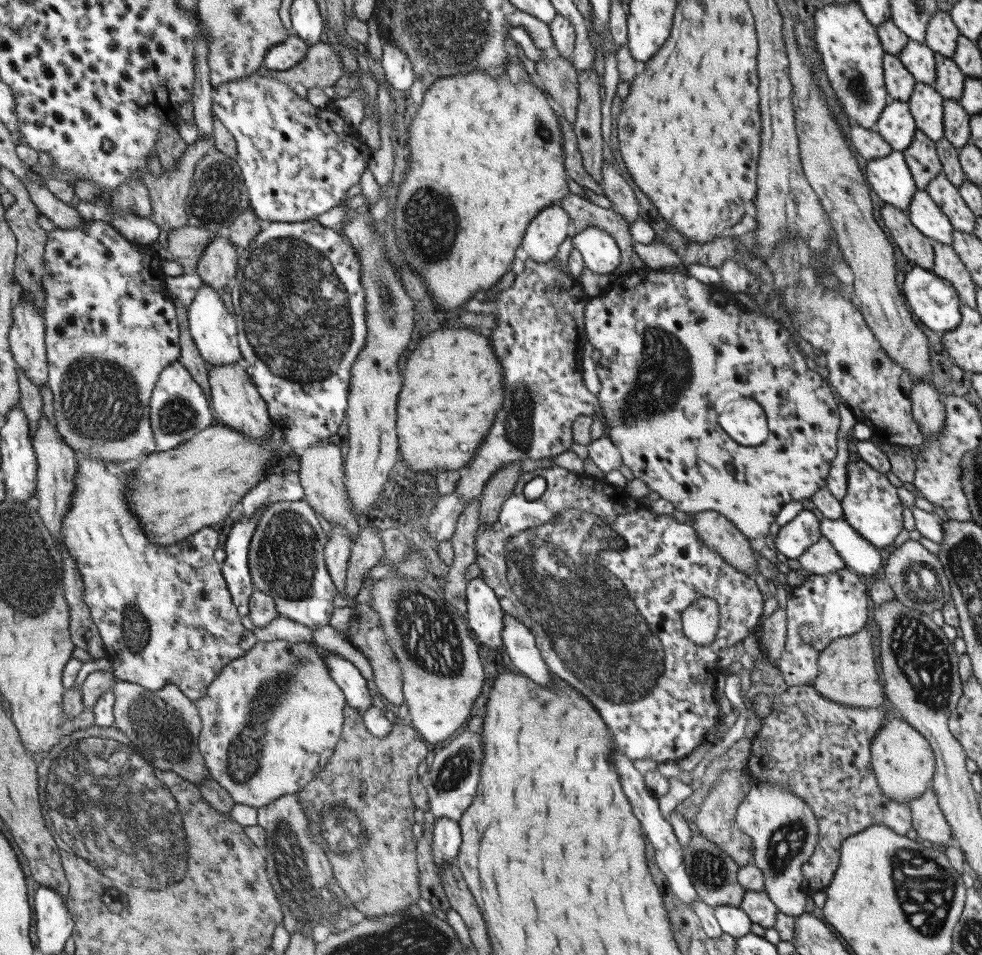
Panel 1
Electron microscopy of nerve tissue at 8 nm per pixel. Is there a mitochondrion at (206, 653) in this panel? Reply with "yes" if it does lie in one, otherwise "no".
no

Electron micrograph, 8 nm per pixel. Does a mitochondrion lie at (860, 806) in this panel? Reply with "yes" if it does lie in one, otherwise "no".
no

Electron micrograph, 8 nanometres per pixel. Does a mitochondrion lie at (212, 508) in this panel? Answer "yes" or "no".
no

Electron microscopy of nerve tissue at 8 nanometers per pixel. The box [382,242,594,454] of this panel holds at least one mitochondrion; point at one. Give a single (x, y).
(519, 422)

